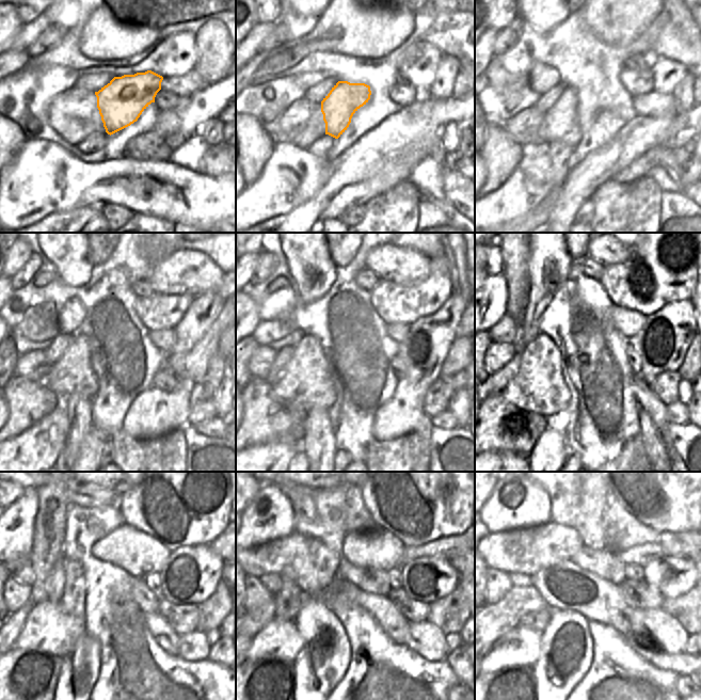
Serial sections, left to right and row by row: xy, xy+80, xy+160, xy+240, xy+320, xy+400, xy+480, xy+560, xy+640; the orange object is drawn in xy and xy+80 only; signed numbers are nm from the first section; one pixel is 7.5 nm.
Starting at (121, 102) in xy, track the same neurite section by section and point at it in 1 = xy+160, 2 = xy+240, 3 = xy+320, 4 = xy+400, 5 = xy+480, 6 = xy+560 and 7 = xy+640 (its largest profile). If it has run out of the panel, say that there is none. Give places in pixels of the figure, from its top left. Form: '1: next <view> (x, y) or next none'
1: next xy+160 (560, 124)
2: next xy+240 (73, 372)
3: next xy+320 (306, 379)
4: next xy+400 (539, 385)
5: next xy+480 (53, 627)
6: next xy+560 (281, 639)
7: next xy+640 (521, 646)

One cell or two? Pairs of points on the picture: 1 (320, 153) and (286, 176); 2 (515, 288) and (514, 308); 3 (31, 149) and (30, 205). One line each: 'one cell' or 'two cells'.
1: two cells
2: one cell
3: one cell

